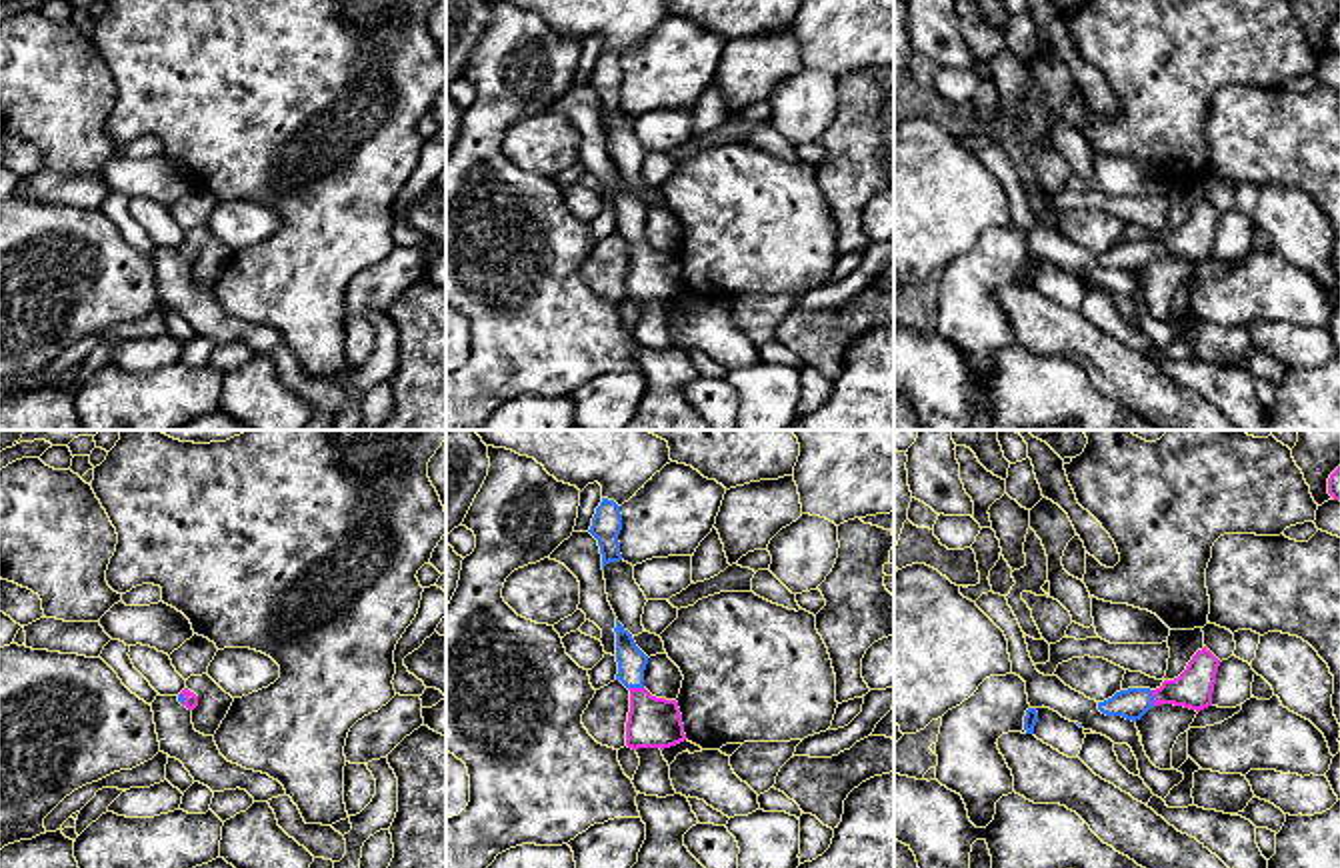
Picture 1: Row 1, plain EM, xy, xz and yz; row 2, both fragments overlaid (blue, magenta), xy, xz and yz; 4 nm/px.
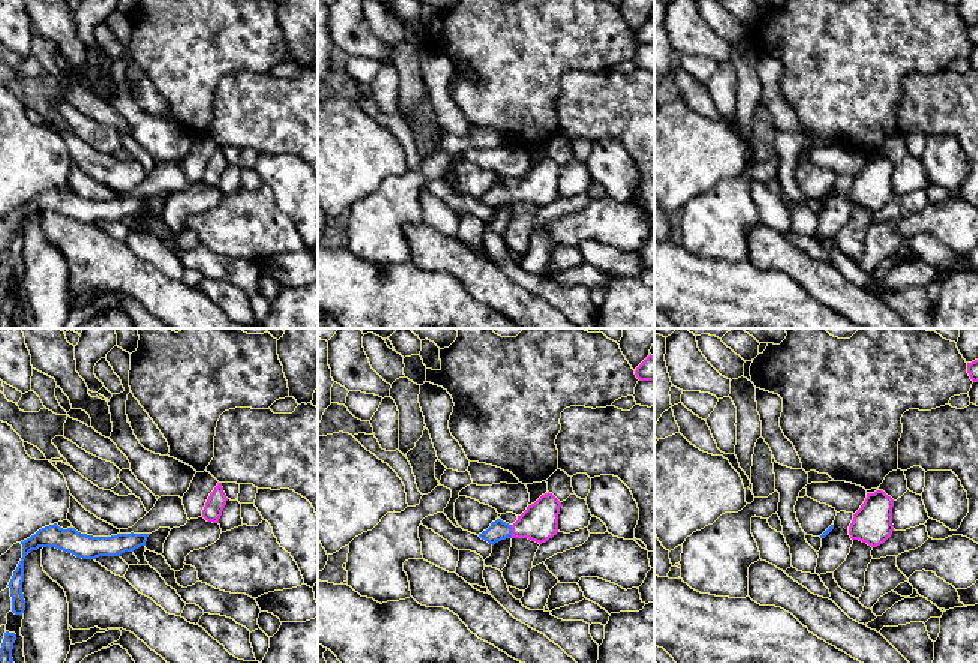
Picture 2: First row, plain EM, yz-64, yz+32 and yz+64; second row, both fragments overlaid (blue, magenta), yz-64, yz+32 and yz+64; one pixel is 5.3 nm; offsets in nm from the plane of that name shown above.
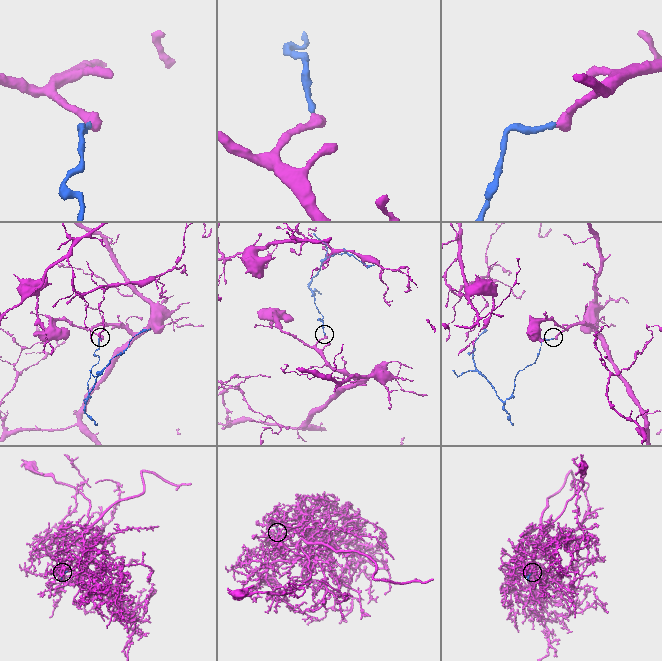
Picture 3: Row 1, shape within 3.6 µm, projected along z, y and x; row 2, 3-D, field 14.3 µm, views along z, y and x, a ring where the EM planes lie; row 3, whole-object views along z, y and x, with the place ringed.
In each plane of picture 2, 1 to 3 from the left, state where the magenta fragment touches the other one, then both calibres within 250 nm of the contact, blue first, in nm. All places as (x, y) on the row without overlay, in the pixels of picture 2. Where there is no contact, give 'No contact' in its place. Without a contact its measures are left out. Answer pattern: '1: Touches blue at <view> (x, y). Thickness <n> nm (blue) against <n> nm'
1: No contact
2: Touches blue at yz+32 (510, 195). Thickness 110 nm (blue) against 200 nm
3: No contact

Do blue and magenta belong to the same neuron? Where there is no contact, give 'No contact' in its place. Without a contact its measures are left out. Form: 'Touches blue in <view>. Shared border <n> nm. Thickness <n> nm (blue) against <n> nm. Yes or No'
Touches blue in yz. Shared border 70 nm. Thickness 120 nm (blue) against 160 nm. Yes

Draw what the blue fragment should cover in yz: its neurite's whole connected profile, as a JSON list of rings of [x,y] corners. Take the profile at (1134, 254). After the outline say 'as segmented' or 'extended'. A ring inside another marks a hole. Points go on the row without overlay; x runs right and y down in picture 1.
[[[1204,198],[1192,208],[1178,230],[1164,232],[1156,242],[1120,242],[1112,250],[1098,254],[1098,262],[1106,268],[1122,268],[1132,274],[1140,272],[1152,258],[1160,256],[1174,256],[1200,264],[1212,258],[1218,218],[1220,212]]]; extended

